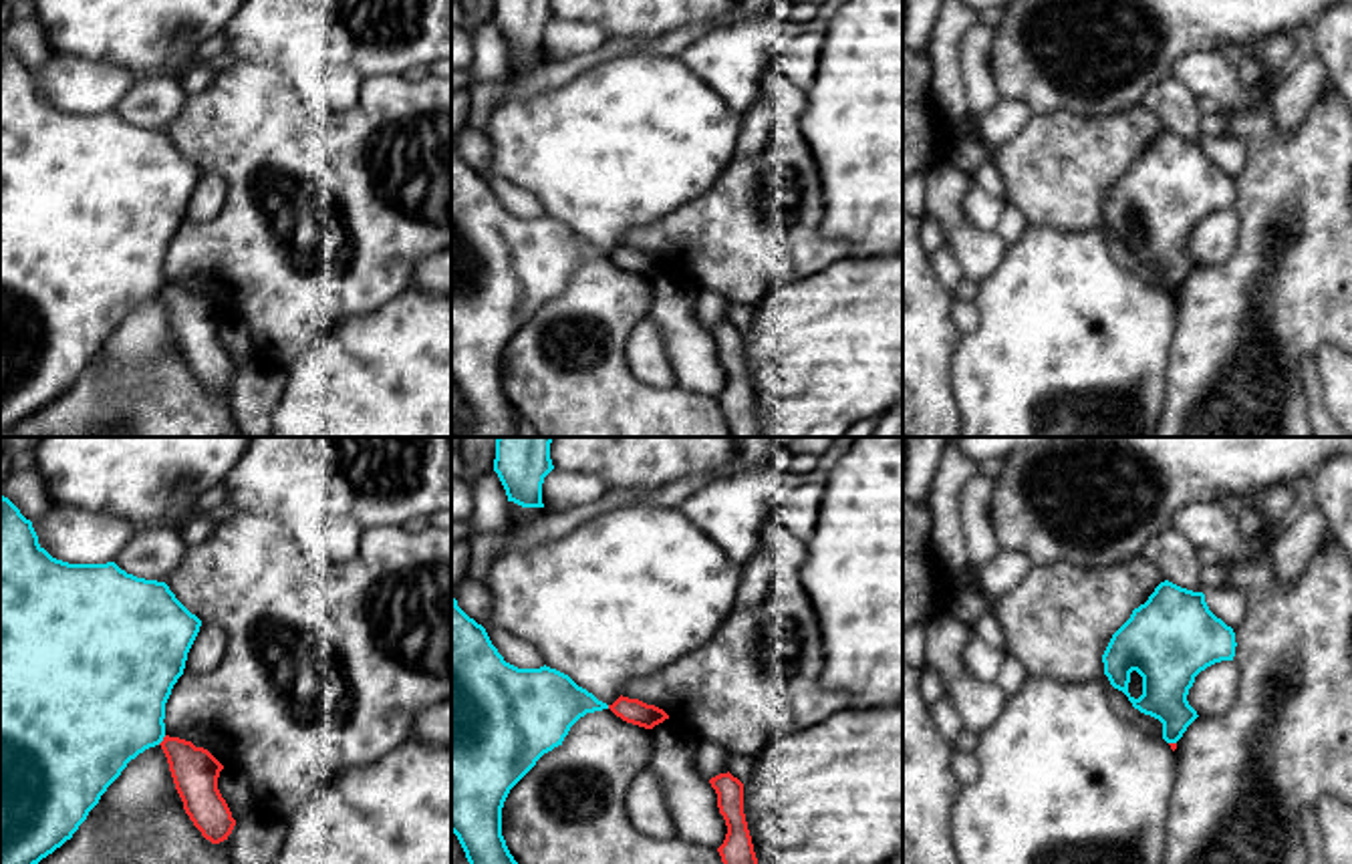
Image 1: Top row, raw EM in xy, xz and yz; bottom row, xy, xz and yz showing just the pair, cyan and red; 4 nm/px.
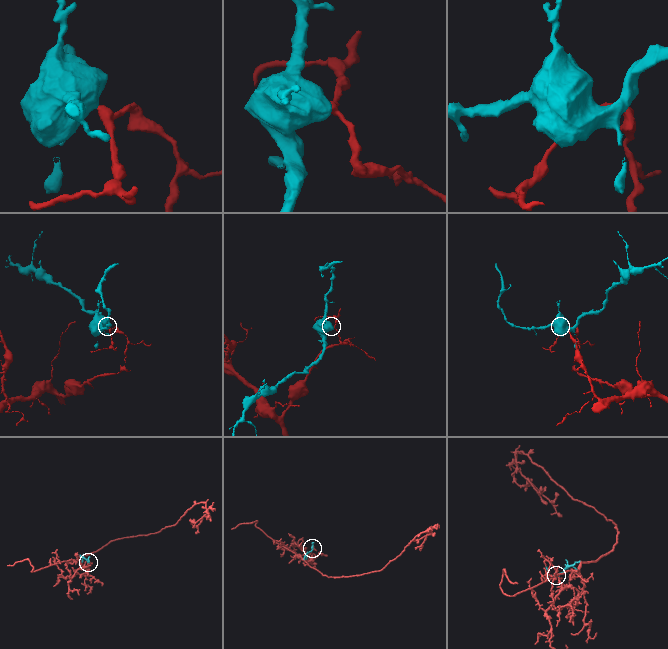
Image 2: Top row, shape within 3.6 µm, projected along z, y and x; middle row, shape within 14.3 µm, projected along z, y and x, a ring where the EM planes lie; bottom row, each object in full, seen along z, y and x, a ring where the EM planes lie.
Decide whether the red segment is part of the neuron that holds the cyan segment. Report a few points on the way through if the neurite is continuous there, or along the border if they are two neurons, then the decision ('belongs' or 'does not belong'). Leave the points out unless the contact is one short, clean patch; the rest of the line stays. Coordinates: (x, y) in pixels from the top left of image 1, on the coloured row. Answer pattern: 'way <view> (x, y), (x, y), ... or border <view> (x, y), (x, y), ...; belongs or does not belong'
border xy (166, 736), (158, 744); does not belong

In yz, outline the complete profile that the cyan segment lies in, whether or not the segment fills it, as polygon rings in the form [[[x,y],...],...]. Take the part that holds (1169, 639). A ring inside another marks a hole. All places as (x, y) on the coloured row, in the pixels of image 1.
[[[1161,582],[1144,604],[1112,634],[1104,675],[1134,709],[1163,723],[1163,739],[1177,743],[1199,717],[1187,695],[1207,667],[1233,661],[1235,632],[1217,618],[1203,592]],[[1130,673],[1142,677],[1142,695],[1128,693]]]

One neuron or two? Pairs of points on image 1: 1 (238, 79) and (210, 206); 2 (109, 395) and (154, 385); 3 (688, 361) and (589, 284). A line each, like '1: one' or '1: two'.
1: two
2: one
3: two

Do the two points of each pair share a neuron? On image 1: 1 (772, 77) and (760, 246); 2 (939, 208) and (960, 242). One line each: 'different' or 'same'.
1: same
2: same

